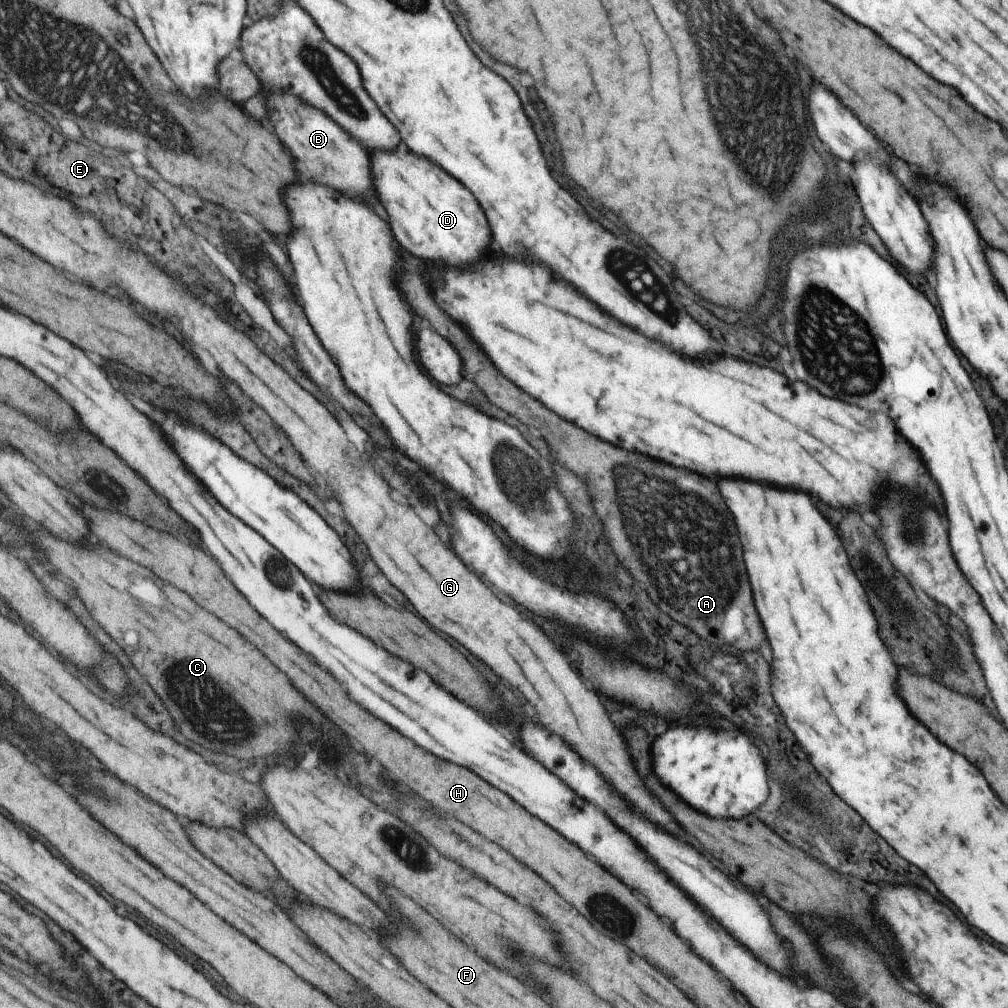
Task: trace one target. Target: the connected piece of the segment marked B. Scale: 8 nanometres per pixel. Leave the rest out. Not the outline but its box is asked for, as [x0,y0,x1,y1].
[268,91,373,198]

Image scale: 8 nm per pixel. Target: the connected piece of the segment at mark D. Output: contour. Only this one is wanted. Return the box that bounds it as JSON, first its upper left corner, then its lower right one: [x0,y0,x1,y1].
[371,150,489,266]

